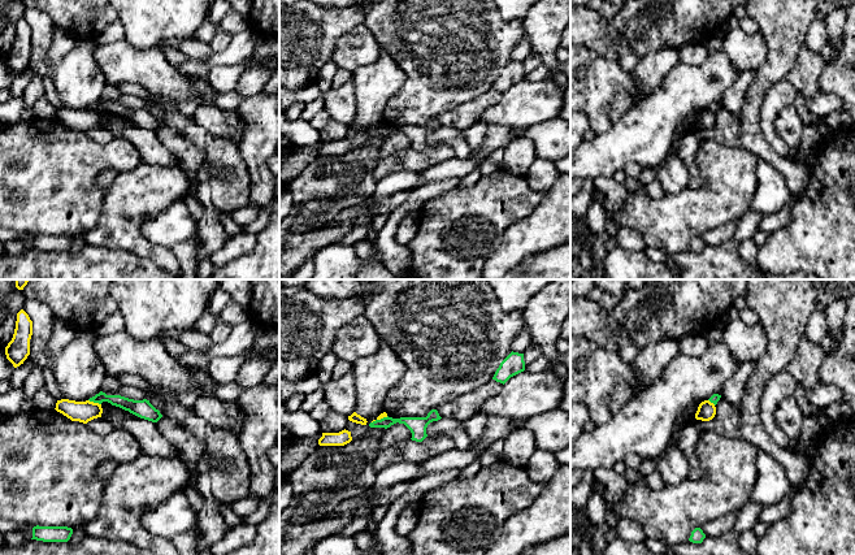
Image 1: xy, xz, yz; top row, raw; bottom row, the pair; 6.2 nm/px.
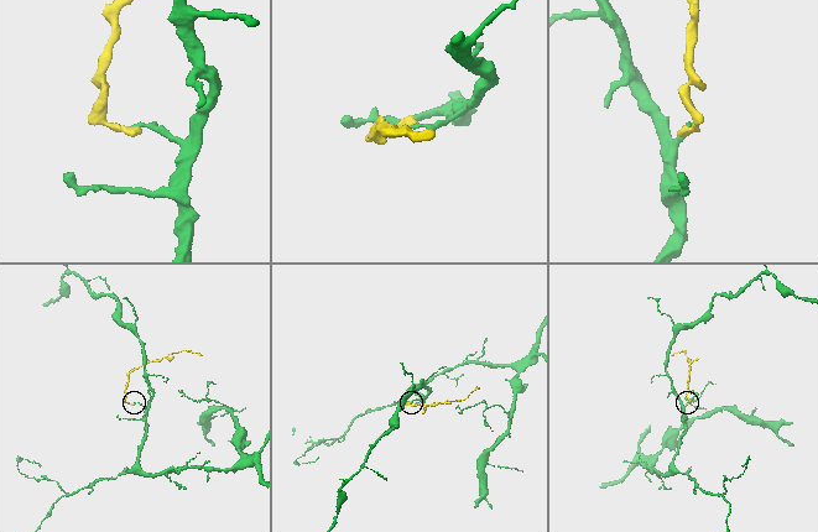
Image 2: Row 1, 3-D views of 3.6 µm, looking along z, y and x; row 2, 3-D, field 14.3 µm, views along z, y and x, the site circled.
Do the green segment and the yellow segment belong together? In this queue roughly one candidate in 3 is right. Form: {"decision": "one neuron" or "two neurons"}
{"decision": "two neurons"}

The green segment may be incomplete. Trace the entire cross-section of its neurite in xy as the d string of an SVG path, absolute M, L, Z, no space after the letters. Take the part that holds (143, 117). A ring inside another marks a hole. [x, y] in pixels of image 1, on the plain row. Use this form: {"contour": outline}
{"contour": "M100 100L99 103L90 107L88 109L99 113L101 113L103 110L108 110L112 114L120 116L140 127L152 131L157 131L162 126L160 120L156 118L147 108L134 109L121 104L107 104L105 101Z"}

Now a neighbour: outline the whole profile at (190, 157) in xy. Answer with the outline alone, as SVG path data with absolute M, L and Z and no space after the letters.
M162 125L155 133L161 143L178 160L179 168L187 174L188 179L196 183L196 173L204 162L203 152L188 142L177 129Z

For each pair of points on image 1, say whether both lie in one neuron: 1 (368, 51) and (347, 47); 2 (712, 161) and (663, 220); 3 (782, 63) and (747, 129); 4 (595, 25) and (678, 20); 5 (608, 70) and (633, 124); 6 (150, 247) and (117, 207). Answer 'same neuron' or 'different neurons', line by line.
1: same neuron
2: same neuron
3: same neuron
4: same neuron
5: different neurons
6: same neuron

